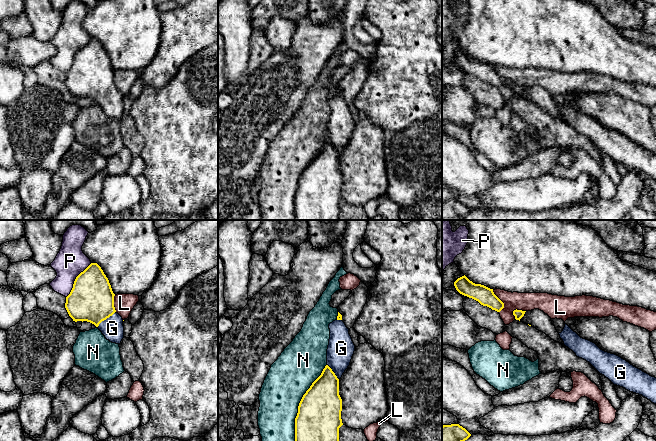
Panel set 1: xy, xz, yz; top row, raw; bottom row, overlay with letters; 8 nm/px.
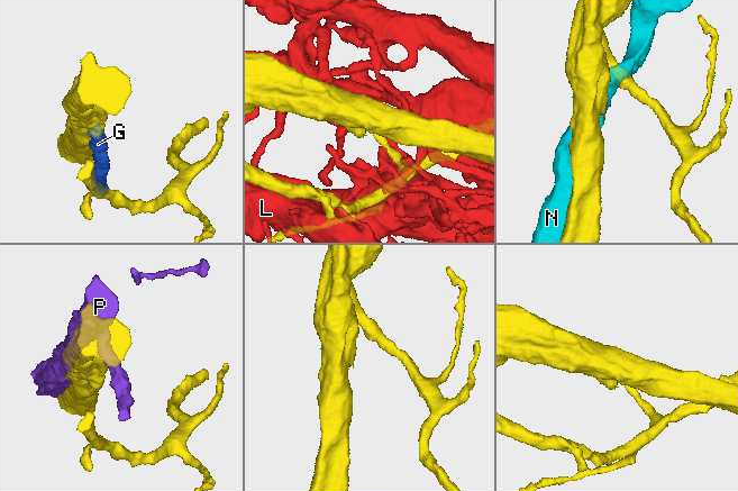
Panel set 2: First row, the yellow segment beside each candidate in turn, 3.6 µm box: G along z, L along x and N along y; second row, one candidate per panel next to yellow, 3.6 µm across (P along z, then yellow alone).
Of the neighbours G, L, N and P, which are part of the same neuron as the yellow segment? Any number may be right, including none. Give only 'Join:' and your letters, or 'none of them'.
Join: G

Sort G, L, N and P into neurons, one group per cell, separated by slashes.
G / L / N / P

